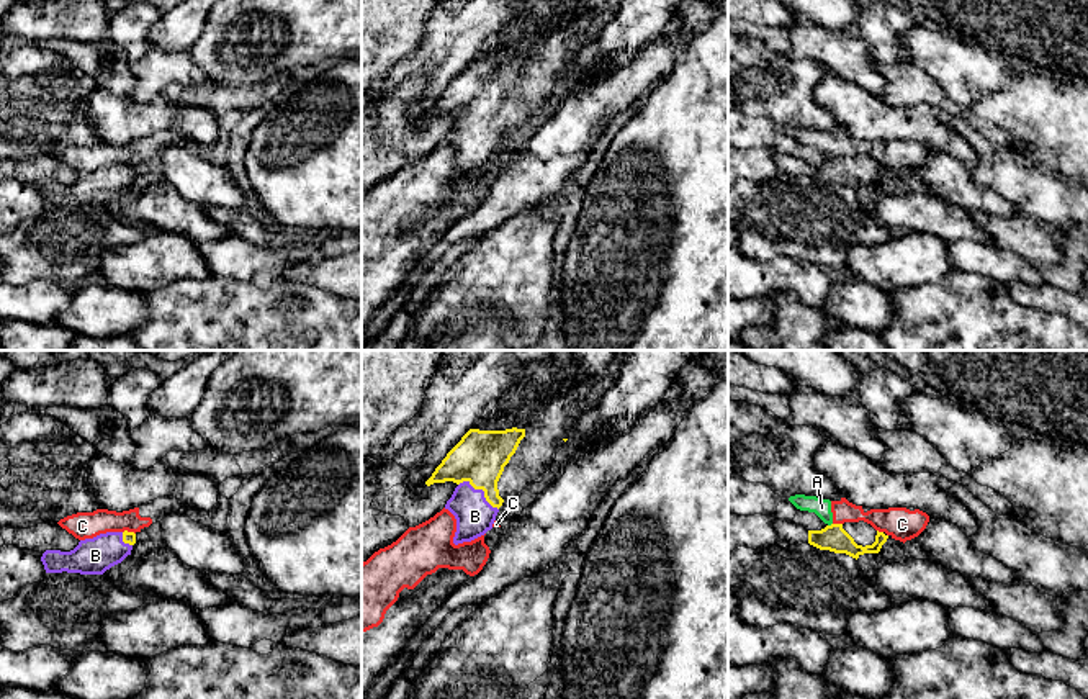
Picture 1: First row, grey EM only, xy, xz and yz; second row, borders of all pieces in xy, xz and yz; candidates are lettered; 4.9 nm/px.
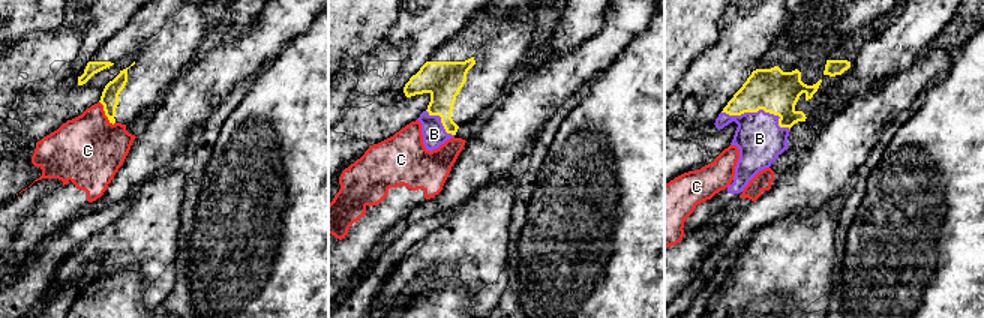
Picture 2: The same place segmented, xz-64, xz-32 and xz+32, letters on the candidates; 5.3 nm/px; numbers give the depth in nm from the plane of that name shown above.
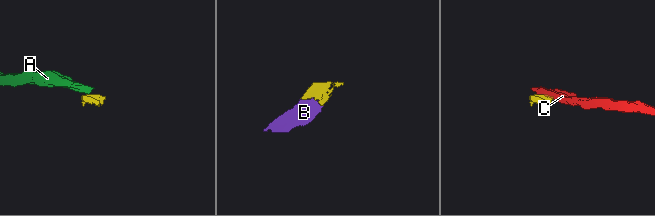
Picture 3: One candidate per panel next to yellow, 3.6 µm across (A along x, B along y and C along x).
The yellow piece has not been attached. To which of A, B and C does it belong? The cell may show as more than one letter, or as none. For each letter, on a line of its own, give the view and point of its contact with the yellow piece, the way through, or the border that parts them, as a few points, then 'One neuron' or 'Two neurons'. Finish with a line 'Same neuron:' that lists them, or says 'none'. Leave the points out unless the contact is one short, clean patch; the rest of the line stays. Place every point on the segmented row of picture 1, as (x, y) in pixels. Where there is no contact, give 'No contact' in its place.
A: Touches yellow at yz (831, 524). Boundary: yz (831, 523), (828, 526). Two neurons
B: Touches yellow at xz (481, 488). Path across: xz (480, 457), (481, 488), (475, 516). One neuron
C: Touches yellow at yz (838, 524). Boundary: yz (833, 523), (841, 524). Two neurons
Same neuron: B

